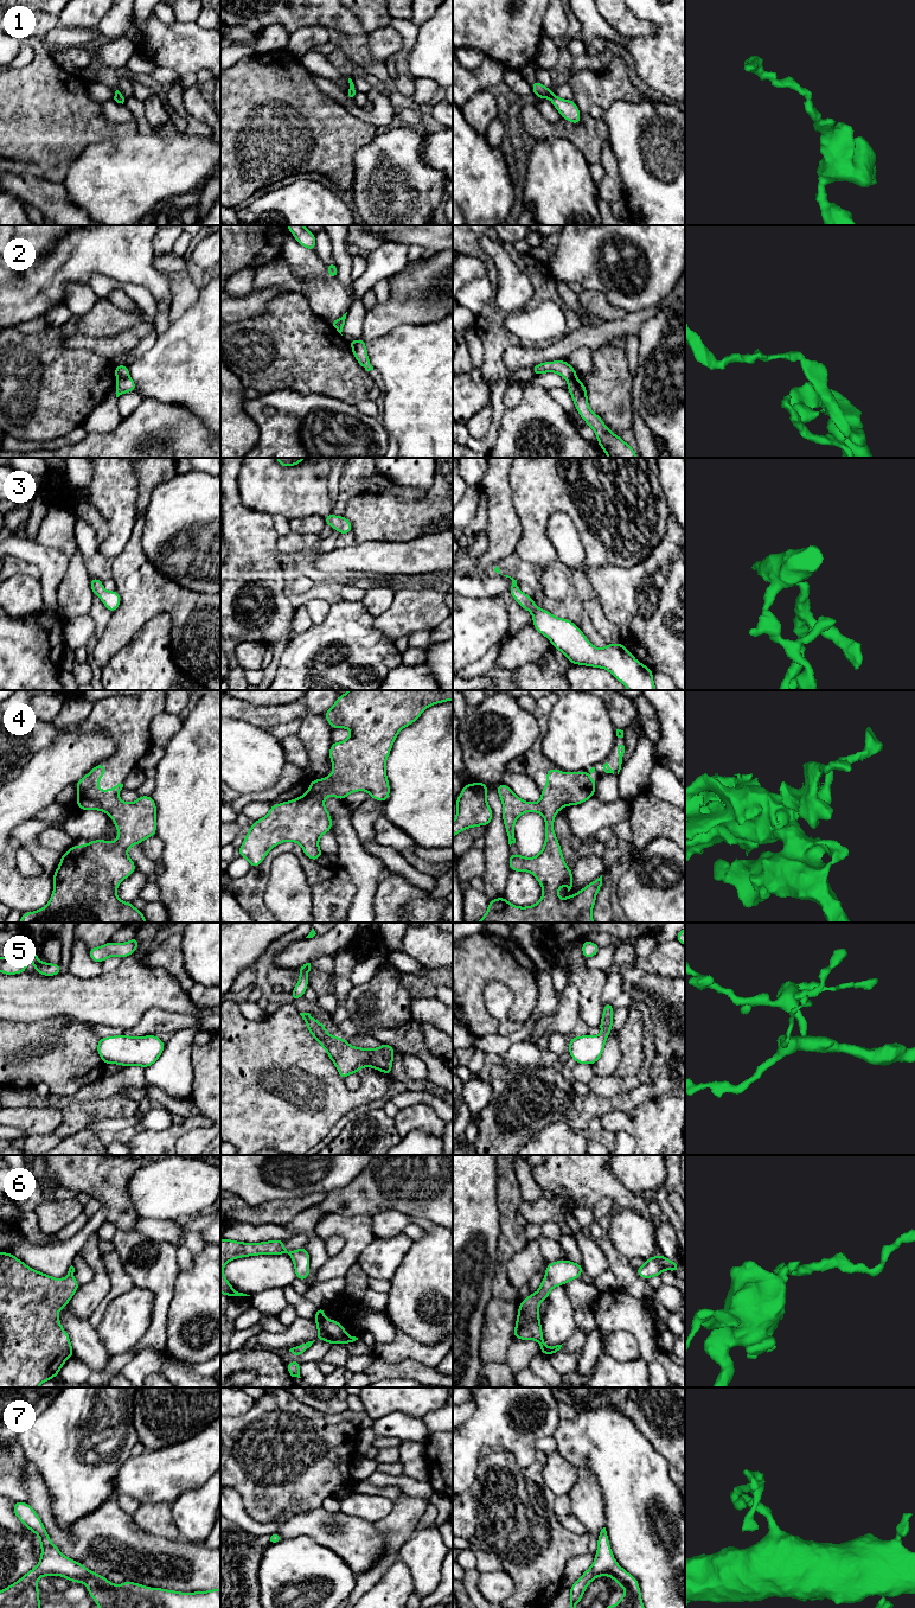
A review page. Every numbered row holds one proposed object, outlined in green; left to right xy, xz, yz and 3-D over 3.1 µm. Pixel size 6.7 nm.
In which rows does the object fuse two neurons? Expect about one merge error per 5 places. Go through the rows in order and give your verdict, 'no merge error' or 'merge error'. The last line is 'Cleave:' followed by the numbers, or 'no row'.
1: no merge error
2: merge error
3: no merge error
4: no merge error
5: no merge error
6: no merge error
7: no merge error
Cleave: 2

